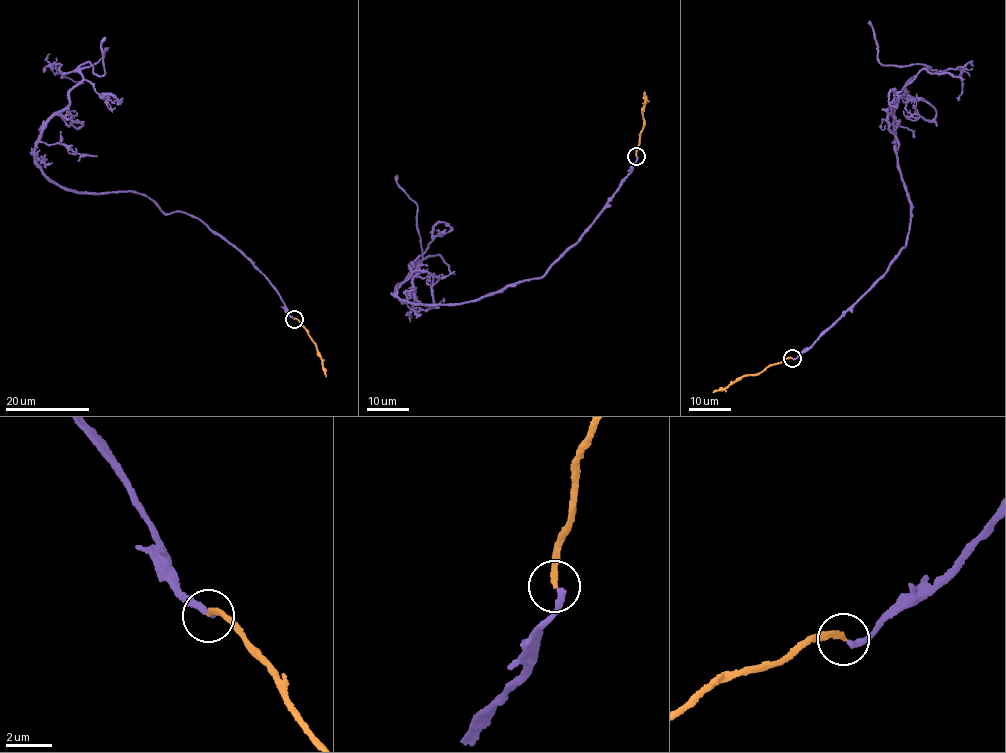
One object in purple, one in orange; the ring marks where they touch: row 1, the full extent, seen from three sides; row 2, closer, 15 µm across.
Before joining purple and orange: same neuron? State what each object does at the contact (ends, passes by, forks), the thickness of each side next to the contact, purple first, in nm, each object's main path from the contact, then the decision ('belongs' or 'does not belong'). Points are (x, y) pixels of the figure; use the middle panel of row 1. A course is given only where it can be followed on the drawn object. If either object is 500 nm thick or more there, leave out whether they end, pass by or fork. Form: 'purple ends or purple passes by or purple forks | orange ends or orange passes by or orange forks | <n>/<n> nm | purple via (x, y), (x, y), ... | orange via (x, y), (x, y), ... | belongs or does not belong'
purple ends | orange ends | 260/220 nm | purple via (636, 157), (608, 206), (542, 277), (454, 305), (393, 291), (422, 257), (416, 204), (396, 174) | orange via (636, 157), (639, 133), (643, 128), (645, 92) | does not belong

